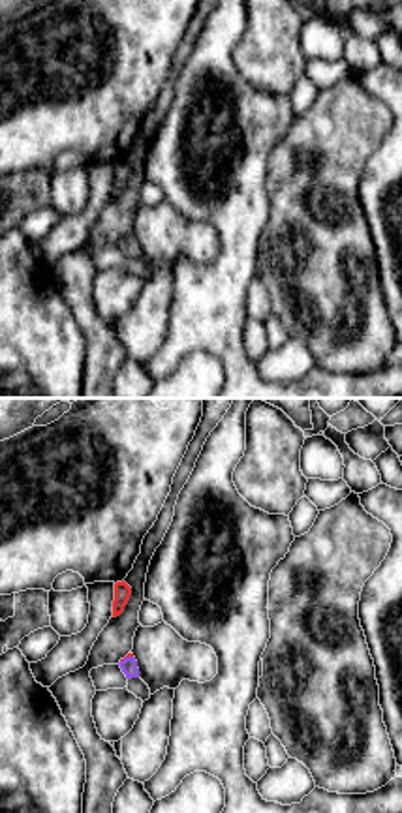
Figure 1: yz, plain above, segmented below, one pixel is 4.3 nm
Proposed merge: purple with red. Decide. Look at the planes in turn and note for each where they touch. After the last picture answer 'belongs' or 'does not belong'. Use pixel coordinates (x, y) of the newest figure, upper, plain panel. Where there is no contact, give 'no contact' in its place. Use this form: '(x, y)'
(126, 237)

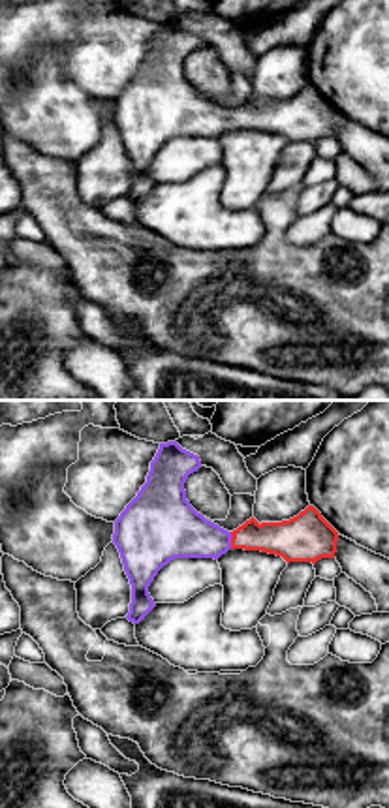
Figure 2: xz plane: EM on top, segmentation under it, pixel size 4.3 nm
(230, 119)

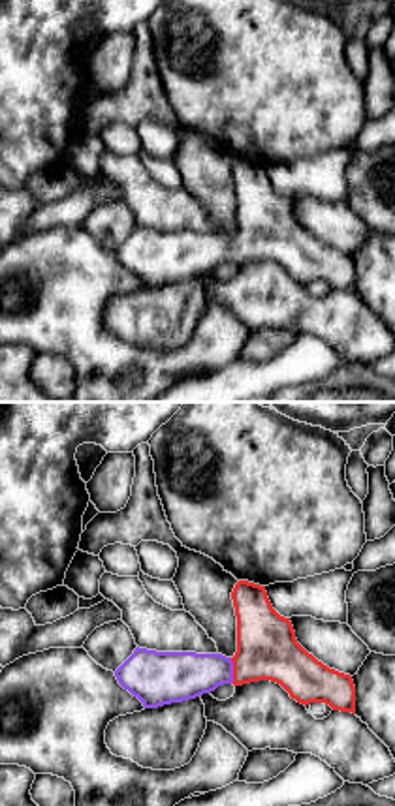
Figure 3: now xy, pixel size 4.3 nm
(232, 250)

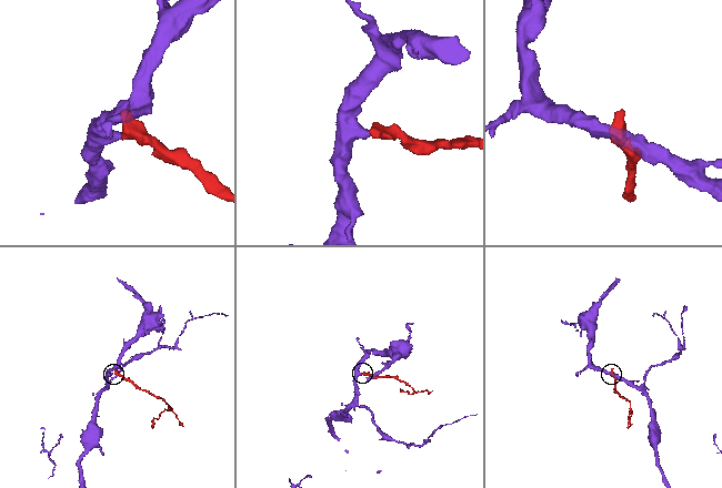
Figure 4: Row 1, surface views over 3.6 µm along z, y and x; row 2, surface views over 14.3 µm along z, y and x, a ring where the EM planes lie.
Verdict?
belongs

